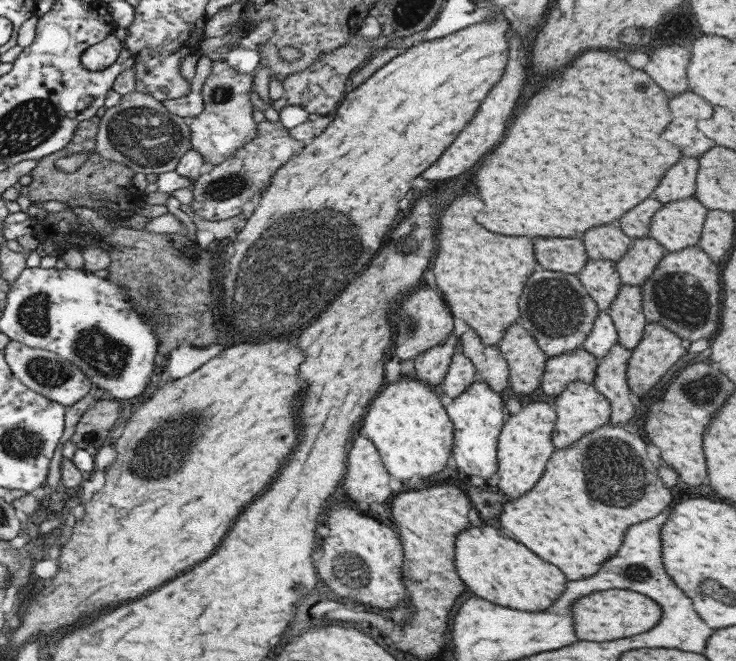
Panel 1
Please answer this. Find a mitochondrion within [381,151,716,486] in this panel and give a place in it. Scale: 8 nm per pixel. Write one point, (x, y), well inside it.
(553, 306)

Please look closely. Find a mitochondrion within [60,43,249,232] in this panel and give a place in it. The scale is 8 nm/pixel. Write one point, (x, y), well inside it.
(142, 135)

